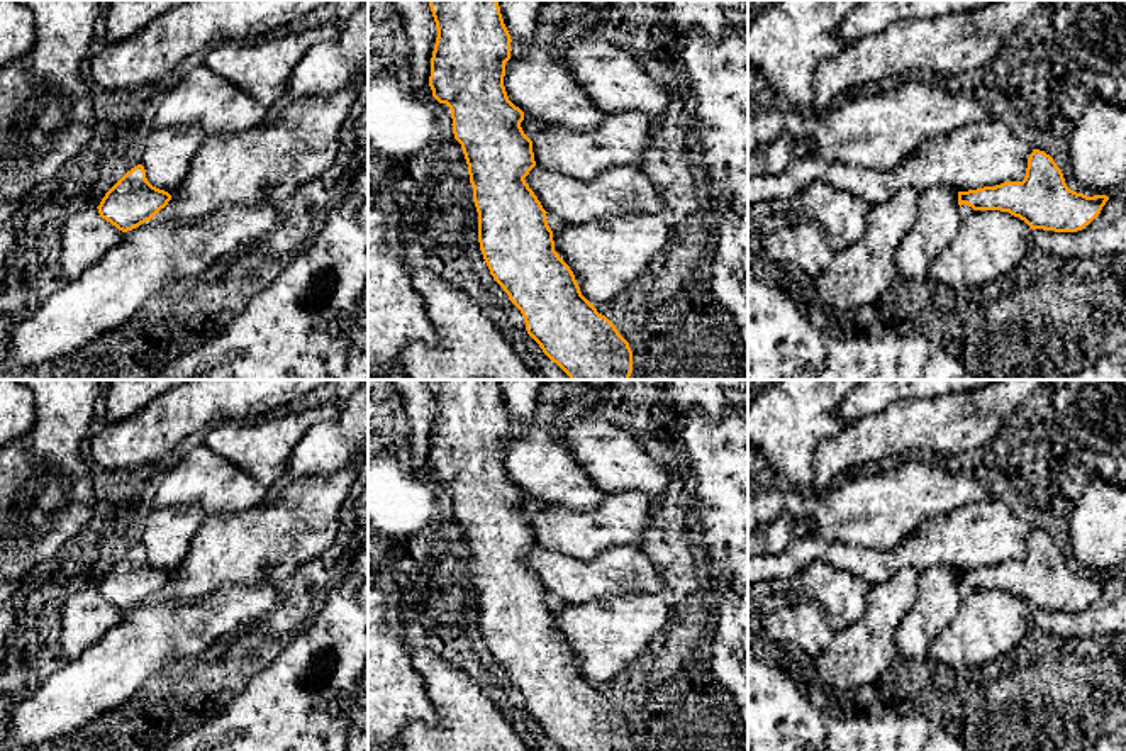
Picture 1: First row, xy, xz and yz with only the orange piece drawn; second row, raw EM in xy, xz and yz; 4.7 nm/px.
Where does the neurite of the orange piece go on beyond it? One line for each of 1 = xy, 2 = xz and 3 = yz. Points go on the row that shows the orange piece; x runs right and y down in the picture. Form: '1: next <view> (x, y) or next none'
1: next none
2: next none
3: next none

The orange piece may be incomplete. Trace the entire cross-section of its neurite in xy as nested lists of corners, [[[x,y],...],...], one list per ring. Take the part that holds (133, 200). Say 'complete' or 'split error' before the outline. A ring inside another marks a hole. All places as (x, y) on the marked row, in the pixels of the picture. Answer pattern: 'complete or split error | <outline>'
complete | [[[137,164],[105,193],[97,209],[102,219],[127,232],[154,219],[170,200],[171,195],[153,186],[144,166]]]

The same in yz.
complete | [[[1033,149],[1023,181],[1004,181],[958,192],[958,205],[1001,210],[1024,220],[1033,231],[1077,232],[1089,225],[1109,197],[1087,197],[1070,190],[1062,170],[1045,151]]]

